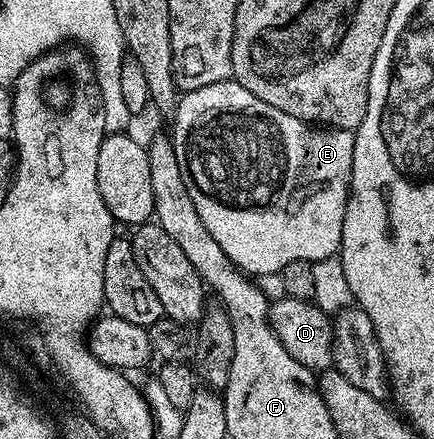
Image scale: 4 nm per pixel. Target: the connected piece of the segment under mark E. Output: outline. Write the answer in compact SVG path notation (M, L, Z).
M234 79L186 90L178 98L173 121L173 144L181 158L189 199L205 223L205 231L217 239L217 247L229 255L236 269L248 275L278 274L294 261L314 263L338 254L353 167L352 130L312 127L269 107Z

